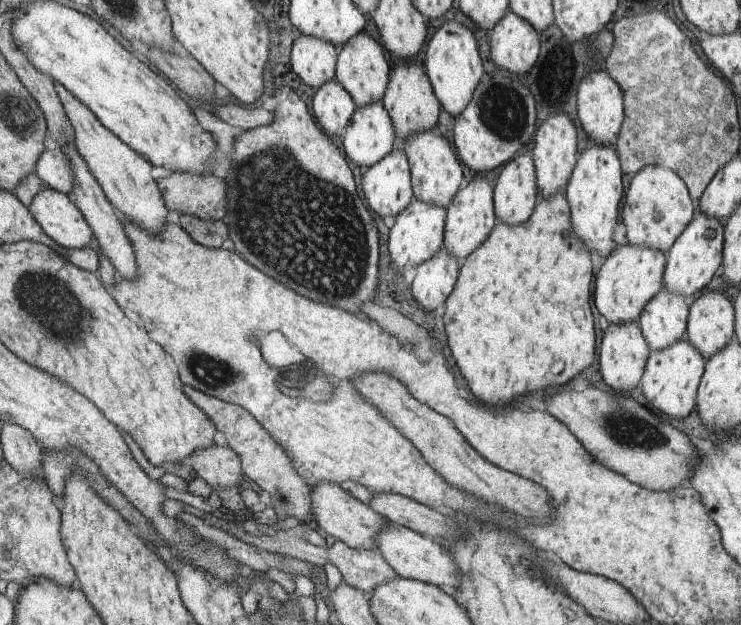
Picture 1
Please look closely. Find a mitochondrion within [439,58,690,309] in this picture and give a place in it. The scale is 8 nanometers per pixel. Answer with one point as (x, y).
(503, 111)

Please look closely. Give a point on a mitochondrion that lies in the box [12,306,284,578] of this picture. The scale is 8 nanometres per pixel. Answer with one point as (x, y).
(211, 374)

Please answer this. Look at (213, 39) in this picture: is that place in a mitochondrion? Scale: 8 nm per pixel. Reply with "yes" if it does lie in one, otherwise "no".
no

